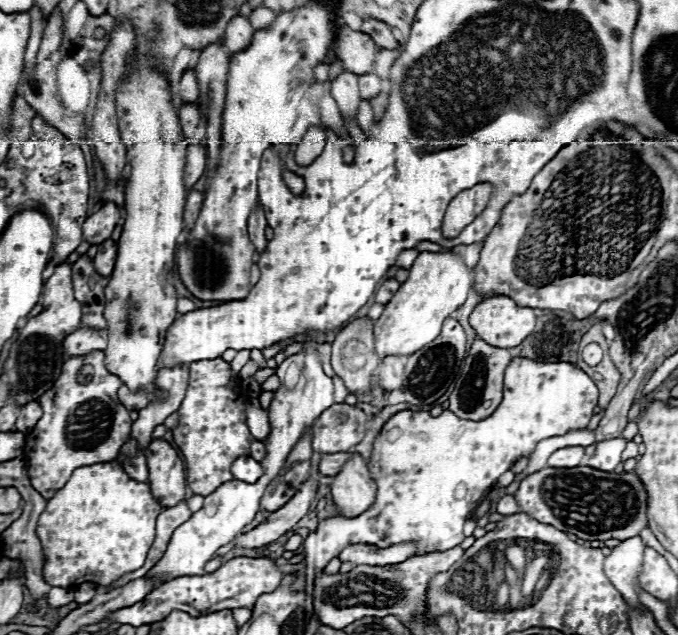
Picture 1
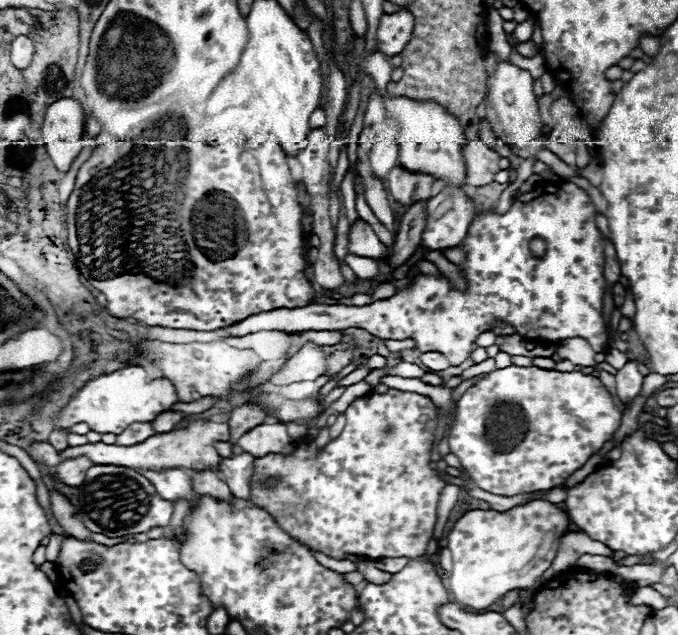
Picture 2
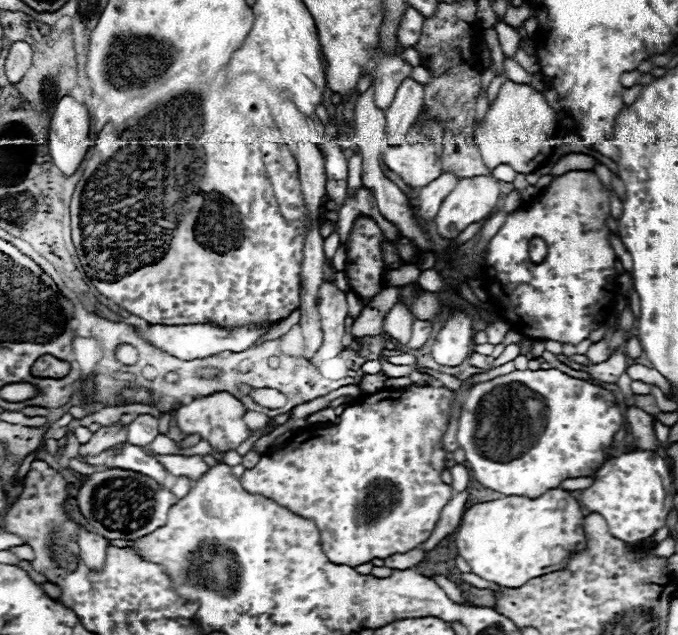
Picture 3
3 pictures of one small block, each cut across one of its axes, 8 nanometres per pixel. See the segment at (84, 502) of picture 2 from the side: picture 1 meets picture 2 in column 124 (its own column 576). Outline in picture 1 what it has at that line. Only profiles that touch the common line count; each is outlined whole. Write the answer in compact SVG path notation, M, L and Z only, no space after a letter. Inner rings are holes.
M578 466L574 470L540 470L520 482L522 490L514 494L522 512L544 524L552 524L562 532L576 534L582 540L630 538L648 526L648 520L636 516L636 486L644 486L636 472L602 472Z

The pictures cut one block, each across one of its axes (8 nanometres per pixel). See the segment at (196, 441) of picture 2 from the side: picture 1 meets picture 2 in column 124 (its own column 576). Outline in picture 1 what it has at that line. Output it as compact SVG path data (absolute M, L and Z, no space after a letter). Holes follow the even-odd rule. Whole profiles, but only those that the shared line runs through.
M568 446L566 450L556 450L548 458L548 466L550 468L576 468L576 466L580 466L582 458L584 458L582 446Z

